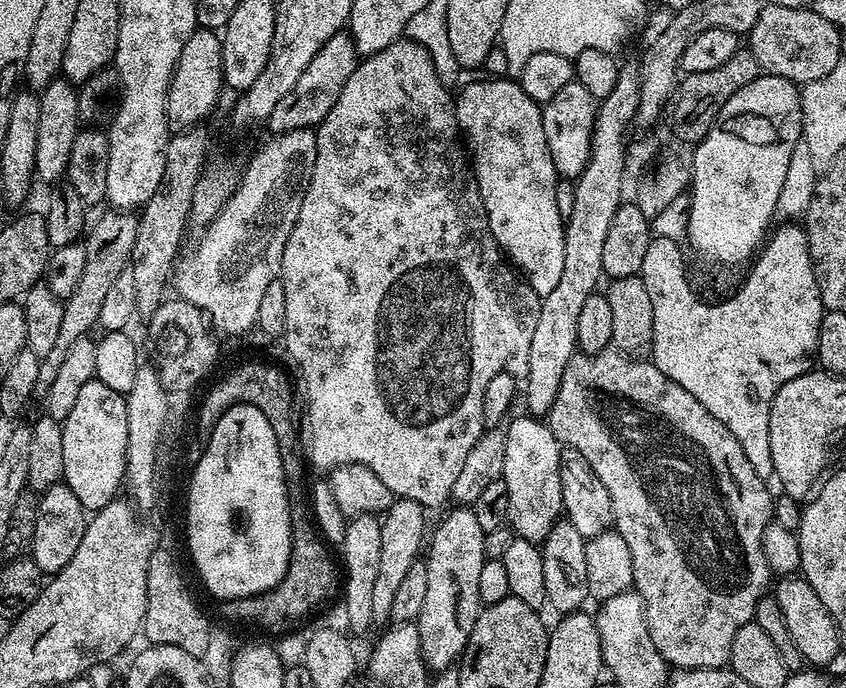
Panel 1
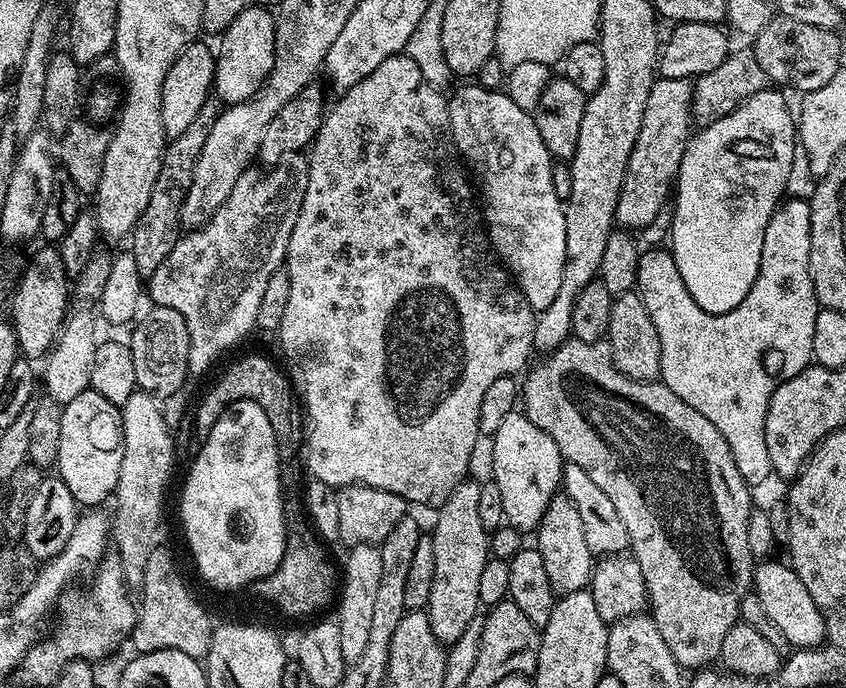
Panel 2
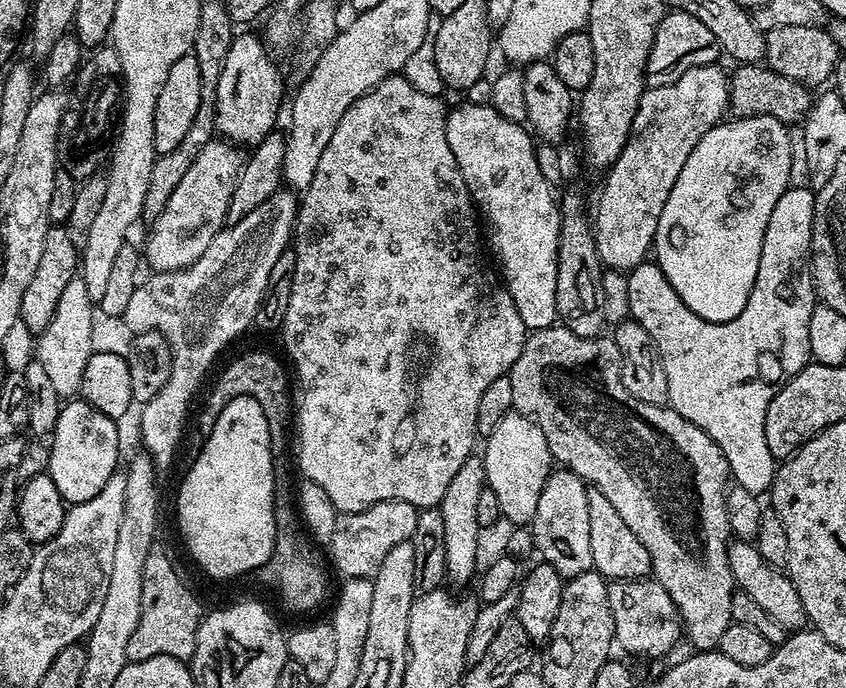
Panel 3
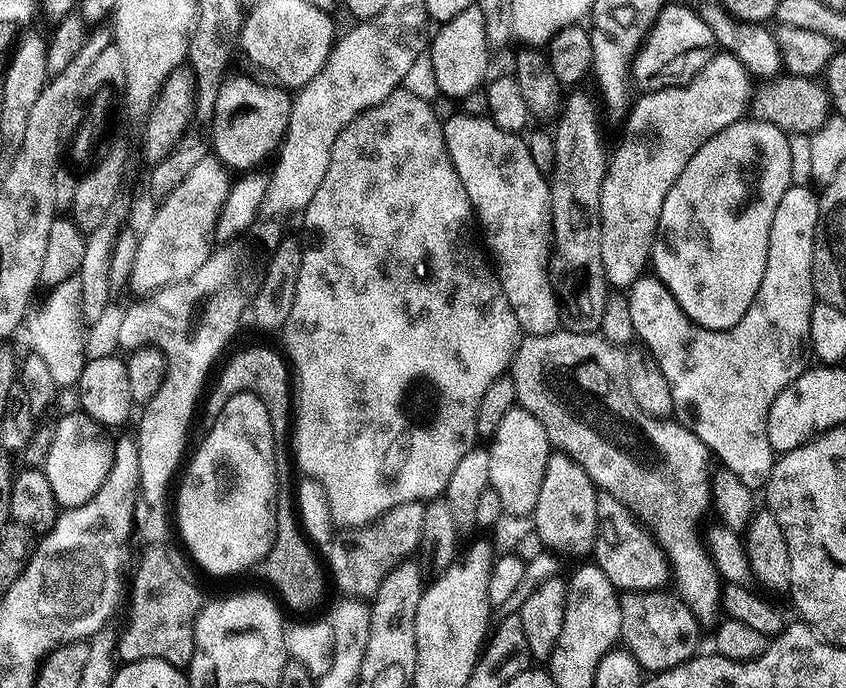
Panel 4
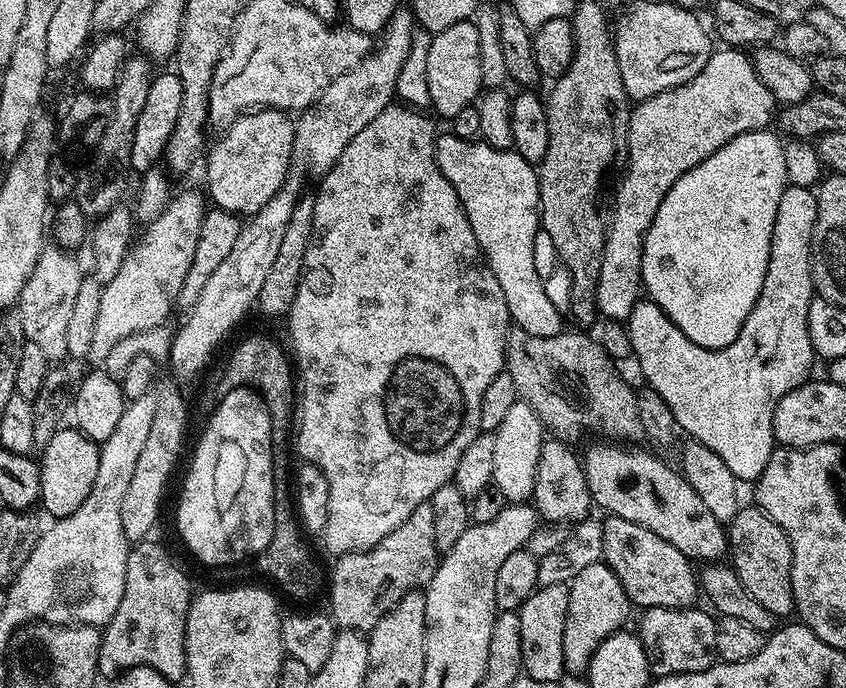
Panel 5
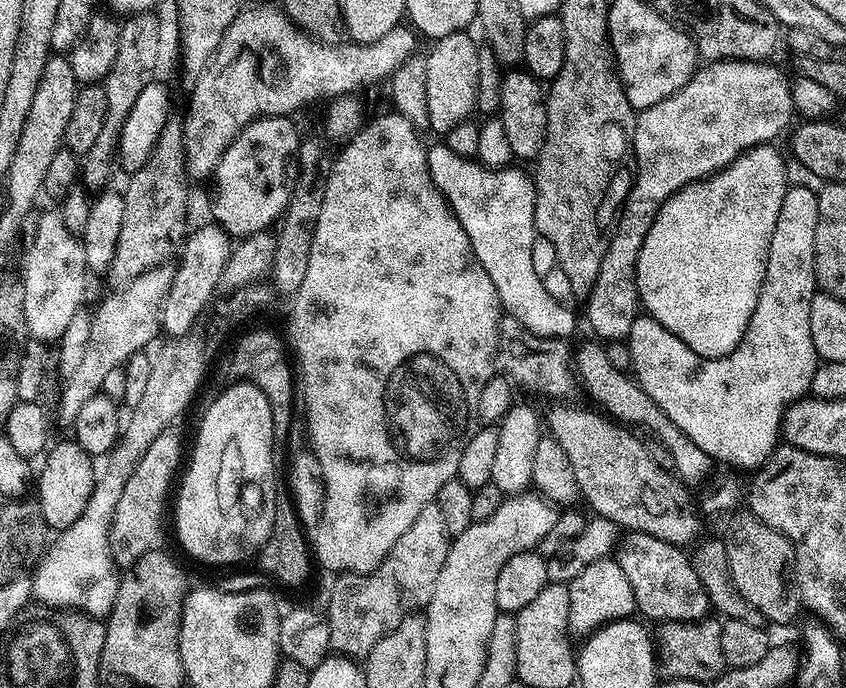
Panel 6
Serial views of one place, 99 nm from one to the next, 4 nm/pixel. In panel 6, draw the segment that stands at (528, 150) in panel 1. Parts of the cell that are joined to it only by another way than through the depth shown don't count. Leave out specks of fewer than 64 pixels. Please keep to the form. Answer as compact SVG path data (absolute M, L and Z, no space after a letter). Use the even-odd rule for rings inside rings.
M436 142L428 148L428 165L430 178L439 190L444 200L452 208L453 215L470 238L470 246L486 266L486 274L490 274L490 282L494 282L494 290L498 290L500 307L505 313L518 322L522 322L525 332L532 332L542 338L564 340L572 332L572 312L544 285L540 272L536 269L536 260L532 257L532 247L538 244L538 233L534 222L534 206L536 205L536 185L533 177L524 172L519 172L516 166L509 166L498 171L492 171L477 162L475 159L466 160L454 154L442 142Z

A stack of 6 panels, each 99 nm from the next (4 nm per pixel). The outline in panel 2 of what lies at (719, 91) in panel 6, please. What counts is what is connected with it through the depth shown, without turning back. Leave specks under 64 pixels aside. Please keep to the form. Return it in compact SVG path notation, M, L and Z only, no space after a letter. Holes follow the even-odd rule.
M658 78L652 84L652 89L650 90L650 98L646 98L646 110L642 114L642 126L638 130L638 138L634 142L634 150L630 154L630 162L626 166L626 178L622 182L622 190L620 191L620 197L618 198L618 204L616 206L616 219L615 223L619 225L621 229L624 230L637 230L643 224L652 224L656 220L656 215L664 208L664 203L669 203L670 193L673 191L676 175L680 173L680 163L682 162L682 154L686 150L690 139L690 133L693 131L694 125L692 122L692 80L679 80L678 78L670 78L665 80L663 78Z

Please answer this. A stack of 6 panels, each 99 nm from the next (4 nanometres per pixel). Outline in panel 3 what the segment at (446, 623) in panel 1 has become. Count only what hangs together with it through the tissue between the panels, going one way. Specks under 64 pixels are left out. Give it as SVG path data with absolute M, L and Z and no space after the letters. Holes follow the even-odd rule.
M473 454L462 462L458 474L446 486L446 494L440 499L439 509L442 514L442 526L446 530L446 570L447 579L456 584L464 584L475 577L478 572L476 559L480 556L480 535L482 529L478 522L478 498L486 486L486 470L484 461L479 455Z

